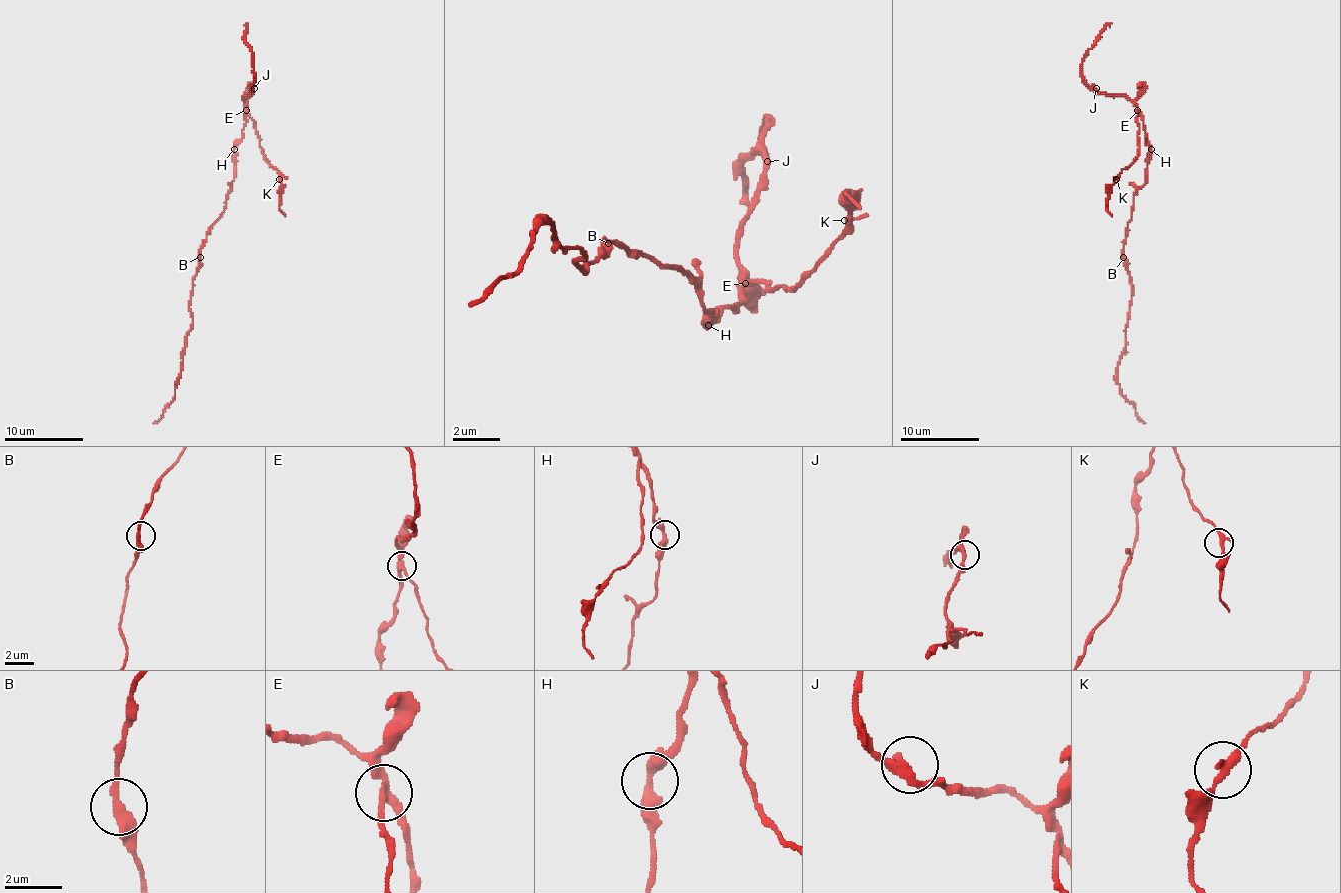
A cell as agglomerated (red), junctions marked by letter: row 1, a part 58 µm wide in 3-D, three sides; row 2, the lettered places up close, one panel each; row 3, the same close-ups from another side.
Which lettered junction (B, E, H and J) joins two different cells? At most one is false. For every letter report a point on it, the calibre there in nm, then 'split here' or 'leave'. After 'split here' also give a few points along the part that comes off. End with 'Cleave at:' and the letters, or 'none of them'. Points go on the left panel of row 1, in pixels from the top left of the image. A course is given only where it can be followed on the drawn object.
B: (200, 257) | 320 nm | leave
E: (246, 110) | 240 nm | split here | (246, 110), (254, 122), (261, 153), (277, 171), (281, 187), (279, 210), (285, 216)
H: (234, 149) | 280 nm | leave
J: (254, 88) | 320 nm | leave
Cleave at: E

